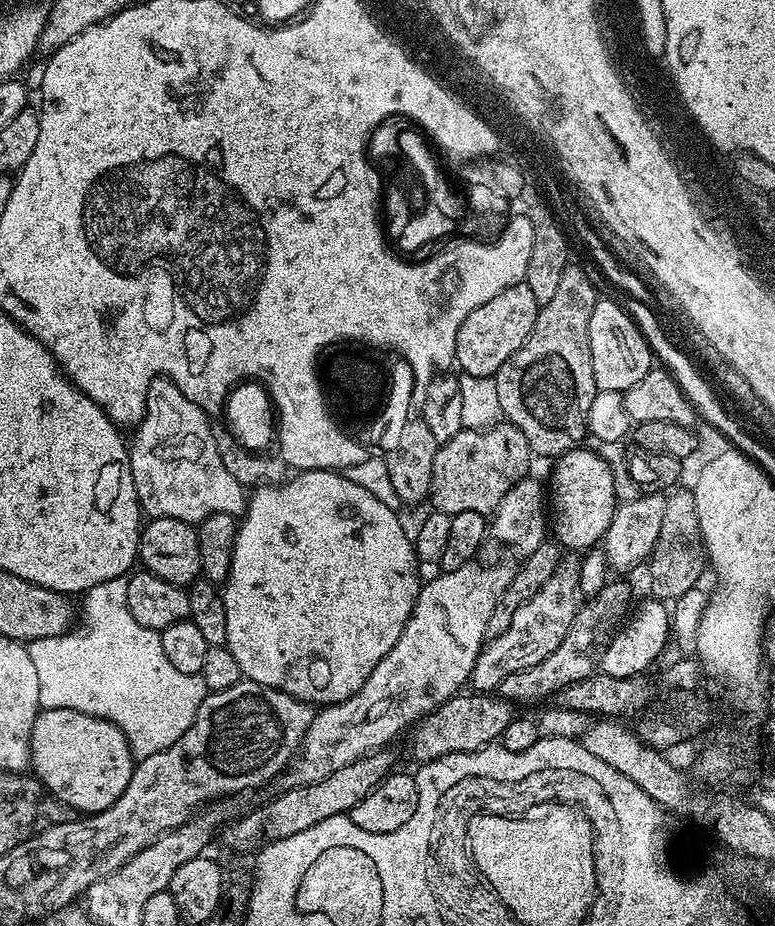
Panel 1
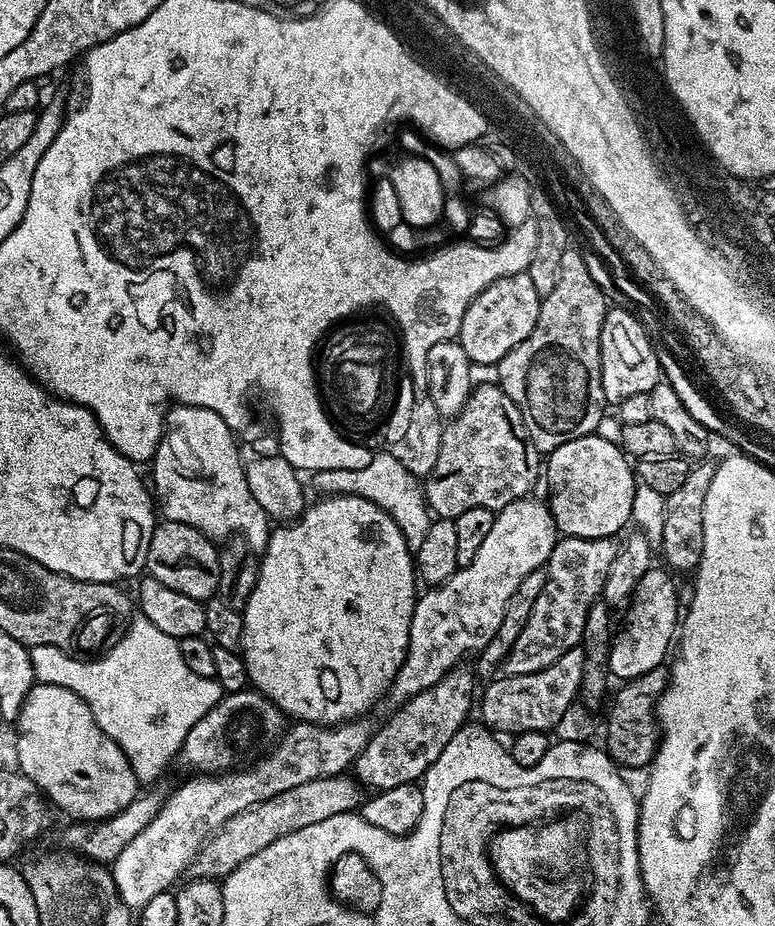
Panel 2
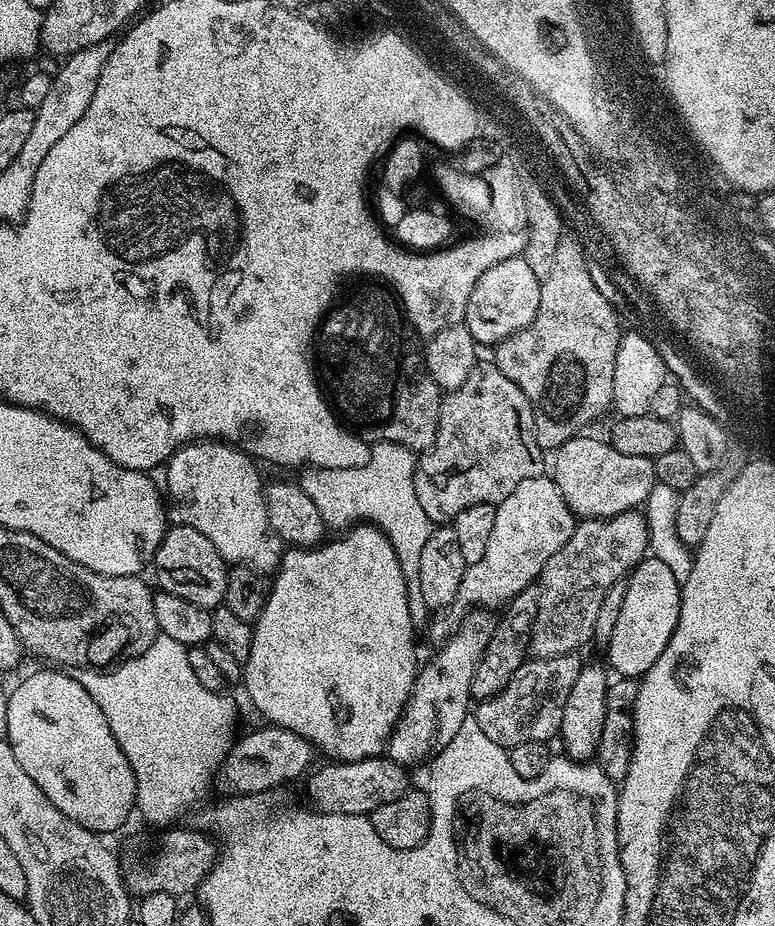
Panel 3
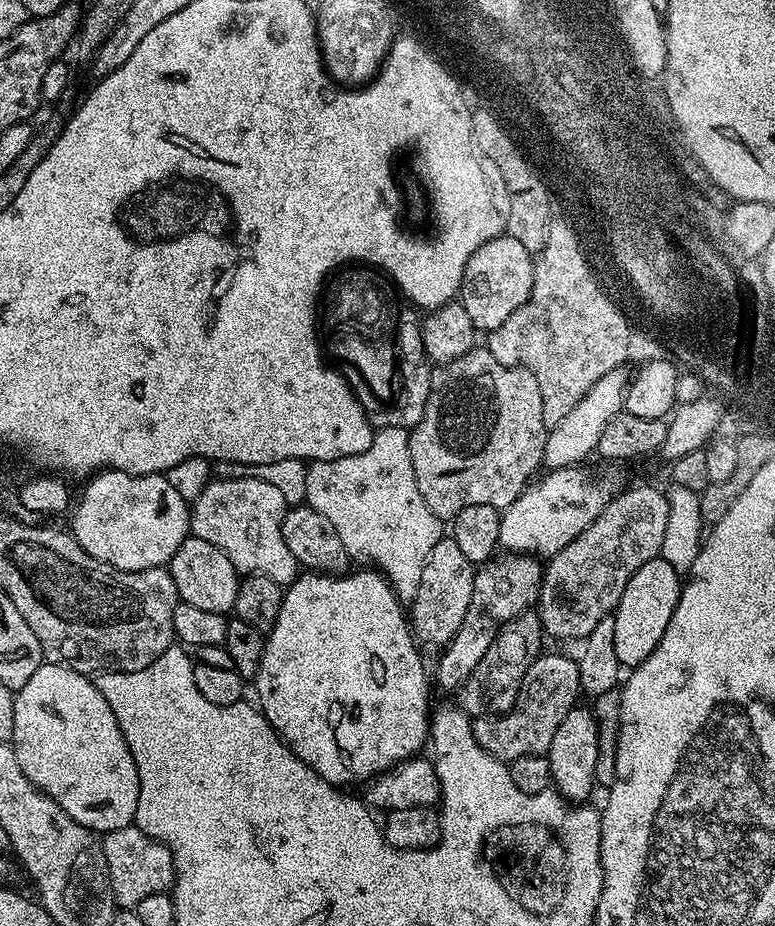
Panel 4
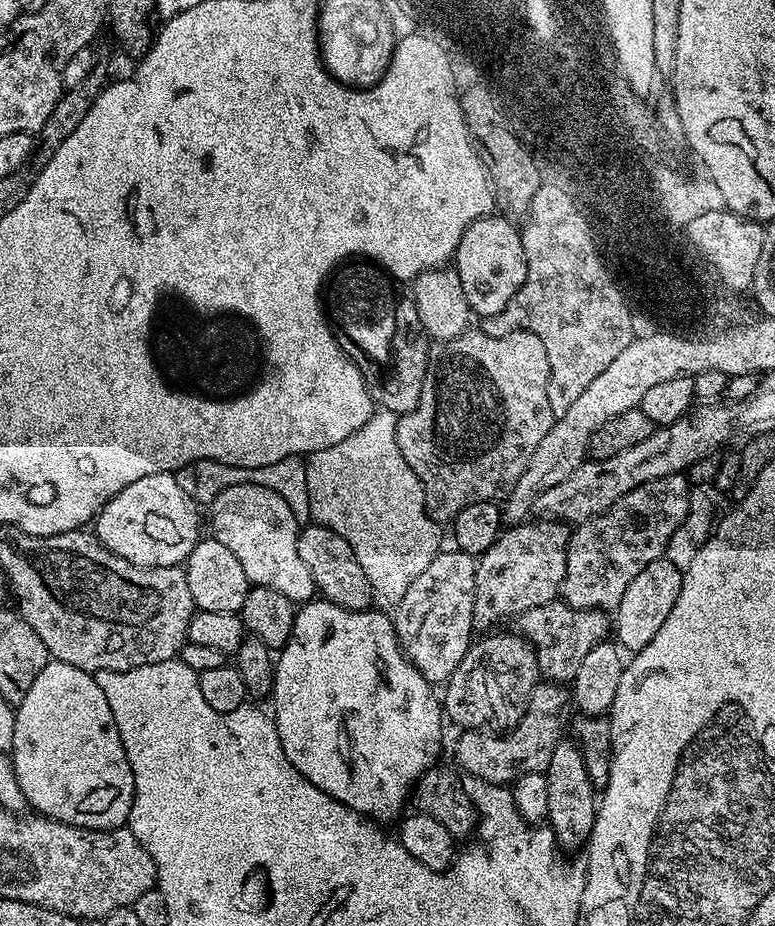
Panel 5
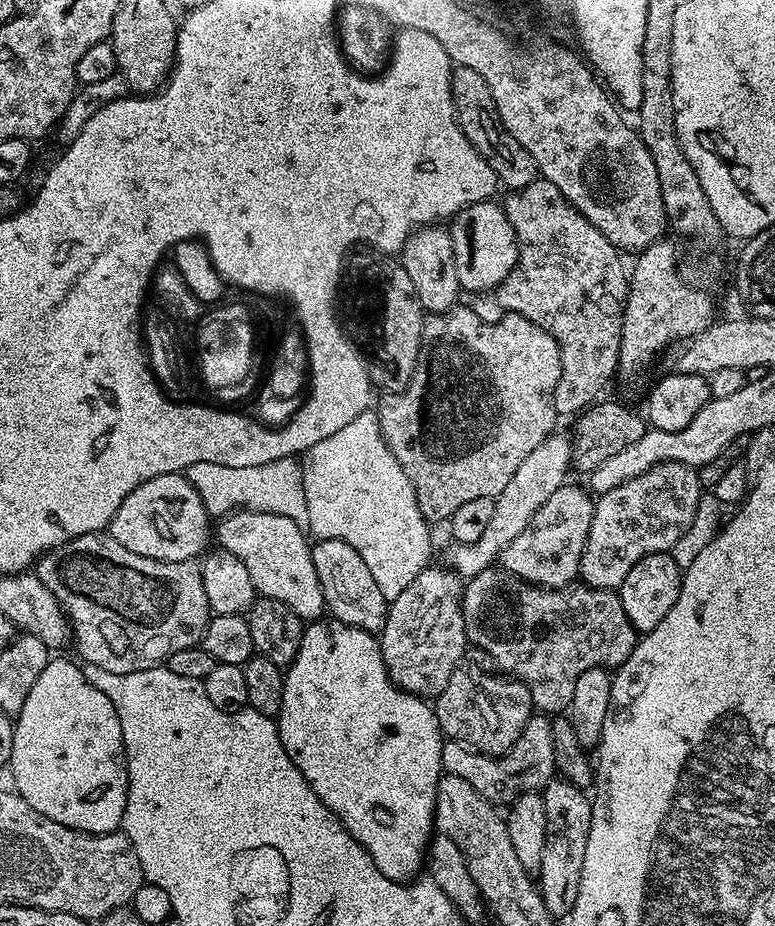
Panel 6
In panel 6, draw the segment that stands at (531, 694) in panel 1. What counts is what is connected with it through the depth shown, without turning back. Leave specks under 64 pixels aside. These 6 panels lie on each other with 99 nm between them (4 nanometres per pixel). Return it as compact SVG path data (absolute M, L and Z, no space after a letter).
M534 714L522 730L518 742L505 756L488 756L458 740L445 739L442 746L441 769L447 775L464 778L482 794L482 798L497 806L507 806L524 792L543 793L545 786L557 775L556 739L552 733L552 720L544 714Z

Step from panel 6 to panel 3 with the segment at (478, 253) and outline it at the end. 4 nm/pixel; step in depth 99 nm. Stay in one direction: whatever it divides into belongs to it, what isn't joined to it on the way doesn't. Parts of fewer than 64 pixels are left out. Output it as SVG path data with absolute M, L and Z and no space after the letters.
M523 255L506 258L504 262L490 266L490 270L478 278L474 290L470 290L470 302L466 302L466 314L462 321L464 328L470 330L477 345L501 344L510 338L510 334L528 327L534 314L538 314L541 283L541 277L530 270L530 262L526 262Z

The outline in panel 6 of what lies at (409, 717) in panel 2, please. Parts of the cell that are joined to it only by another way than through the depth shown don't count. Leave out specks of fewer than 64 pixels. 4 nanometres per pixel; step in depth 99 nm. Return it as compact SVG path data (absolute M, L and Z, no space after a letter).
M565 482L558 490L554 490L554 494L550 494L550 498L542 502L538 514L530 518L530 526L526 526L526 530L522 530L522 534L518 534L518 538L514 538L510 546L506 546L506 550L499 558L505 572L525 580L527 584L538 584L541 588L566 588L579 577L582 550L590 534L590 524L596 506L593 497L583 487L580 489L578 485L572 483Z

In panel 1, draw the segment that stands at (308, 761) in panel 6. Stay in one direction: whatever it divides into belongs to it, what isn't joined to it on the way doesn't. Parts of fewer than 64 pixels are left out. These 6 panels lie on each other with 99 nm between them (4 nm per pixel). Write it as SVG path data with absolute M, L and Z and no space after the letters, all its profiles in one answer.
M319 468L309 472L297 471L293 476L296 476L293 480L288 478L283 482L272 482L267 486L257 487L253 491L257 492L247 497L242 519L236 529L231 574L222 588L226 606L226 647L230 654L234 654L238 666L242 666L245 680L253 680L267 688L282 690L313 706L341 704L364 685L370 678L374 666L378 666L378 662L382 662L382 658L390 654L394 642L402 638L402 630L420 593L422 564L417 557L413 537L404 529L403 522L396 517L397 509L386 506L386 502L378 502L378 498L374 498L370 490L358 486L358 482L350 482L350 478L346 478L343 471Z

